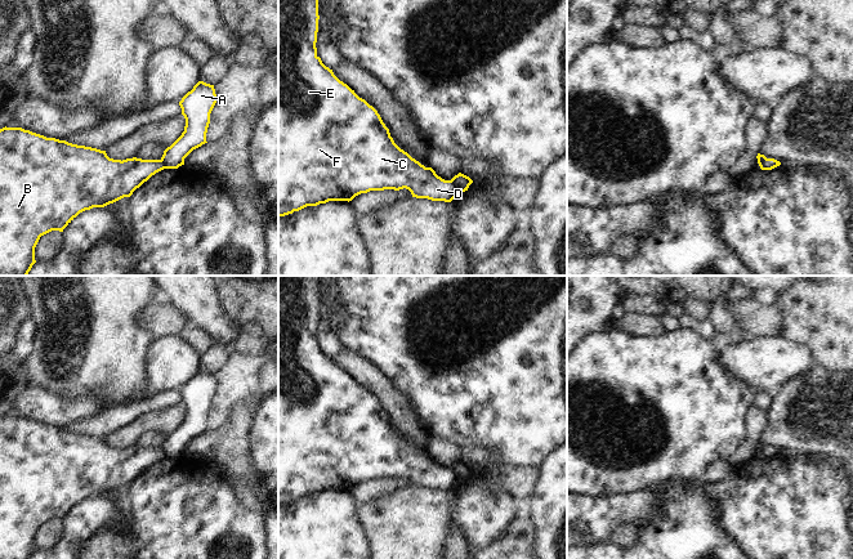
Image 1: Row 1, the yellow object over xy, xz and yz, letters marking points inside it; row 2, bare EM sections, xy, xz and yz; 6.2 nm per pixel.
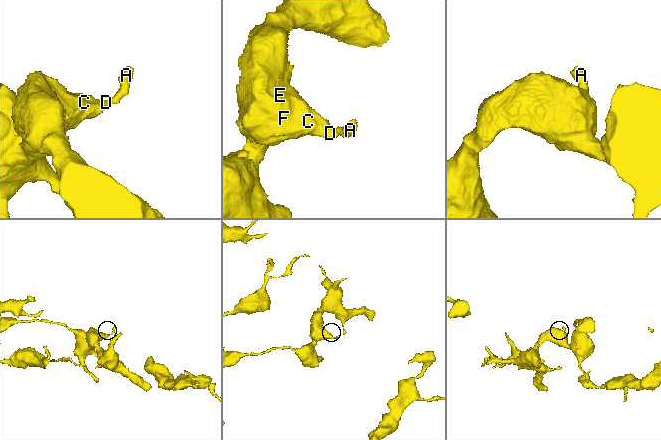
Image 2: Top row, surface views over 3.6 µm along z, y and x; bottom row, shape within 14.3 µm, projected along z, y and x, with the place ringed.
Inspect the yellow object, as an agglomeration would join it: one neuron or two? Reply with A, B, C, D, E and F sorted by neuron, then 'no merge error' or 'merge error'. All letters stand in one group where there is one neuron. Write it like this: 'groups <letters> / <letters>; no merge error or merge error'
groups A / B C D E F; merge error

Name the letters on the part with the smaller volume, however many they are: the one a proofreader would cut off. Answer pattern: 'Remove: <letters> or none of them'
Remove: A

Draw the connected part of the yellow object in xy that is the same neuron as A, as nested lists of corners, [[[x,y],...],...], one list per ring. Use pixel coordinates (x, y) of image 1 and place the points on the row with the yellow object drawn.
[[[198,81],[188,91],[179,106],[186,118],[182,135],[164,151],[161,162],[165,169],[178,169],[184,165],[184,158],[206,142],[206,133],[210,124],[210,113],[216,103],[214,85]]]

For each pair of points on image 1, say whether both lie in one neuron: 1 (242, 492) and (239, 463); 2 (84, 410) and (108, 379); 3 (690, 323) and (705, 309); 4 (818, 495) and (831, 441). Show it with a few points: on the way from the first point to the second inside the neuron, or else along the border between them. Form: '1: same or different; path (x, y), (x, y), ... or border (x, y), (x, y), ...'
1: different; border (227, 475), (239, 478), (249, 486)
2: different; border (66, 393), (76, 396), (92, 390), (112, 406)
3: different; border (687, 314), (699, 321), (710, 321)
4: different; border (796, 451), (820, 455), (826, 459)

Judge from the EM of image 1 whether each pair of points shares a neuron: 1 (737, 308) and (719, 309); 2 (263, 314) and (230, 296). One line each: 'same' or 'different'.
1: different
2: same

